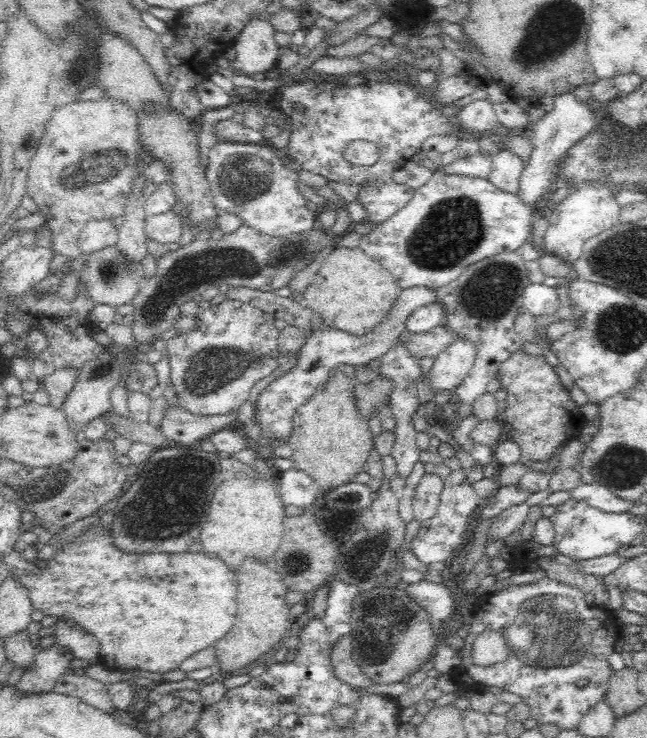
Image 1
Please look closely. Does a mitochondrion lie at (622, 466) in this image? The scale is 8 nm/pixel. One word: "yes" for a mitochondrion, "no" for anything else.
yes

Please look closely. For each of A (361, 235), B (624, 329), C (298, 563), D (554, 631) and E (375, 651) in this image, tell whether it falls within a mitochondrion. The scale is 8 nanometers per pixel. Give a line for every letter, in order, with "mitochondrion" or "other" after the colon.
A: other
B: mitochondrion
C: mitochondrion
D: mitochondrion
E: mitochondrion

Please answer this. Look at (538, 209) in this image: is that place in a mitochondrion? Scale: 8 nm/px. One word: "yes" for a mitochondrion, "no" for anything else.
no

